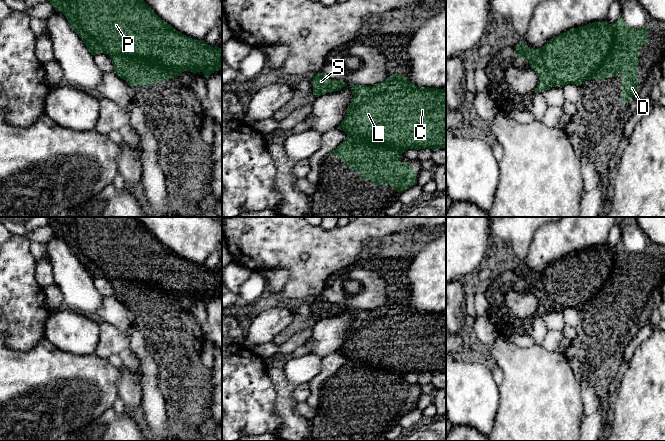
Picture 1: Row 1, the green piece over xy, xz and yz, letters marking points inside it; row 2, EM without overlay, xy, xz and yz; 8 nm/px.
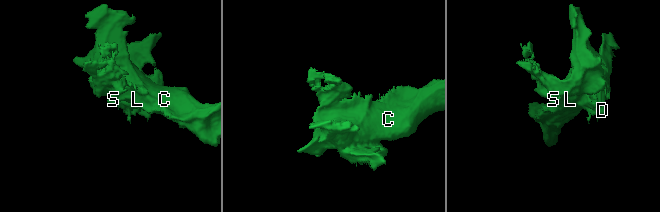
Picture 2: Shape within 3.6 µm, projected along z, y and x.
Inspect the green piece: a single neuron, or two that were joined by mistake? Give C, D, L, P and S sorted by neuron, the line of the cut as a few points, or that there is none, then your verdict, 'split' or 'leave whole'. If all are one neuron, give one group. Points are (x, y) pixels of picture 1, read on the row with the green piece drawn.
C L P S / D | xy (109, 53), (153, 57), (181, 72) | split

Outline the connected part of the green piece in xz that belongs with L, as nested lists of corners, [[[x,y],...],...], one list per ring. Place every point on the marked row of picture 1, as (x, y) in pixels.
[[[394,73],[374,86],[353,85],[354,97],[339,129],[347,136],[363,136],[403,150],[446,148],[446,88],[424,88]]]

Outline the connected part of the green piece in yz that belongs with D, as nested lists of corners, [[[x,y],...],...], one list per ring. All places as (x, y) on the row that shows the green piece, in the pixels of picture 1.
[[[622,17],[610,25],[613,34],[608,54],[588,78],[599,82],[621,72],[622,103],[627,103],[633,95],[638,94],[638,52],[648,43],[648,31],[646,25],[640,29],[629,27]]]

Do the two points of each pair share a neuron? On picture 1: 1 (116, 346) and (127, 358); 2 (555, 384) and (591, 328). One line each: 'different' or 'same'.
1: different
2: different

